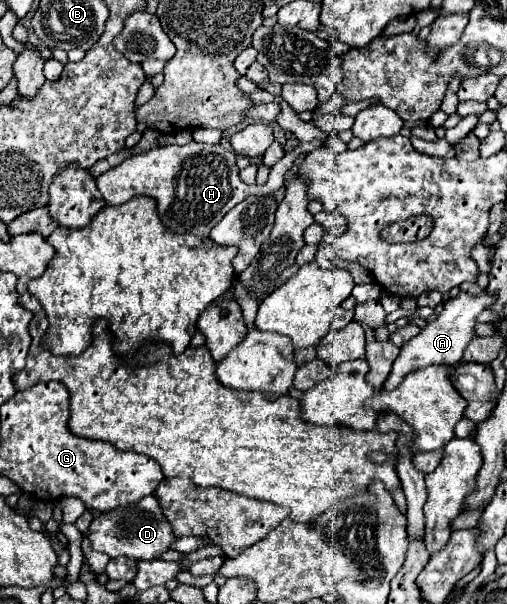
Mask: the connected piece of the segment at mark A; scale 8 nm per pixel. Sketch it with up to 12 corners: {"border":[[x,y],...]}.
{"border":[[466,292],[400,348],[382,390],[424,366],[456,366],[490,296]]}

